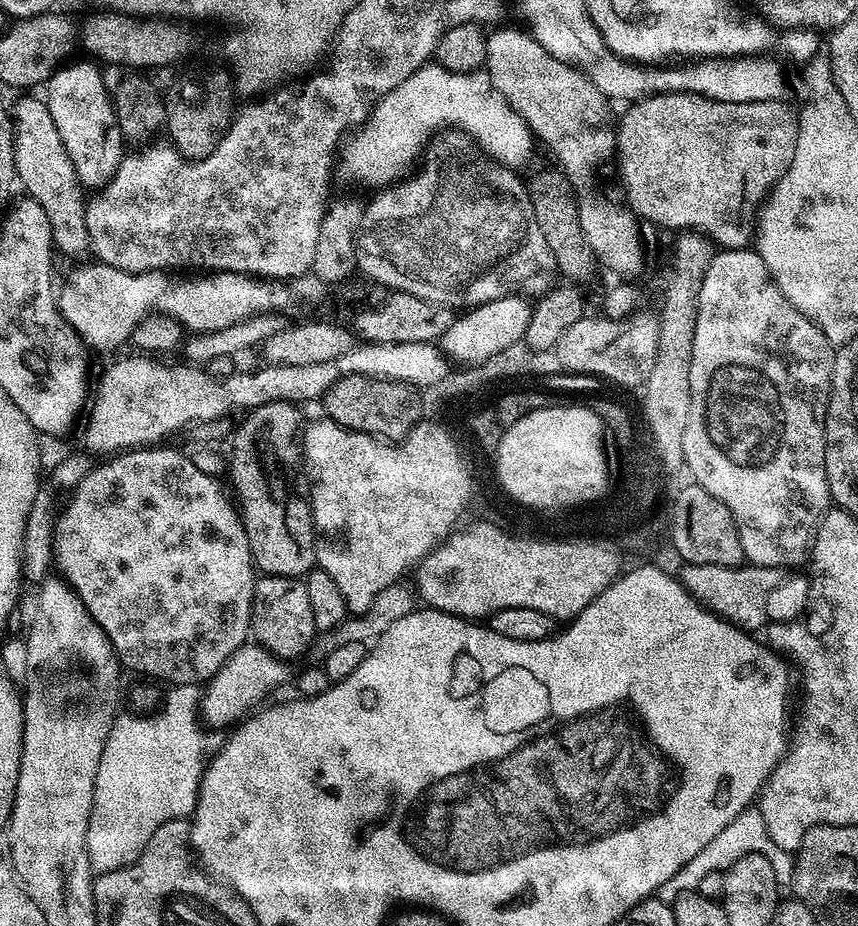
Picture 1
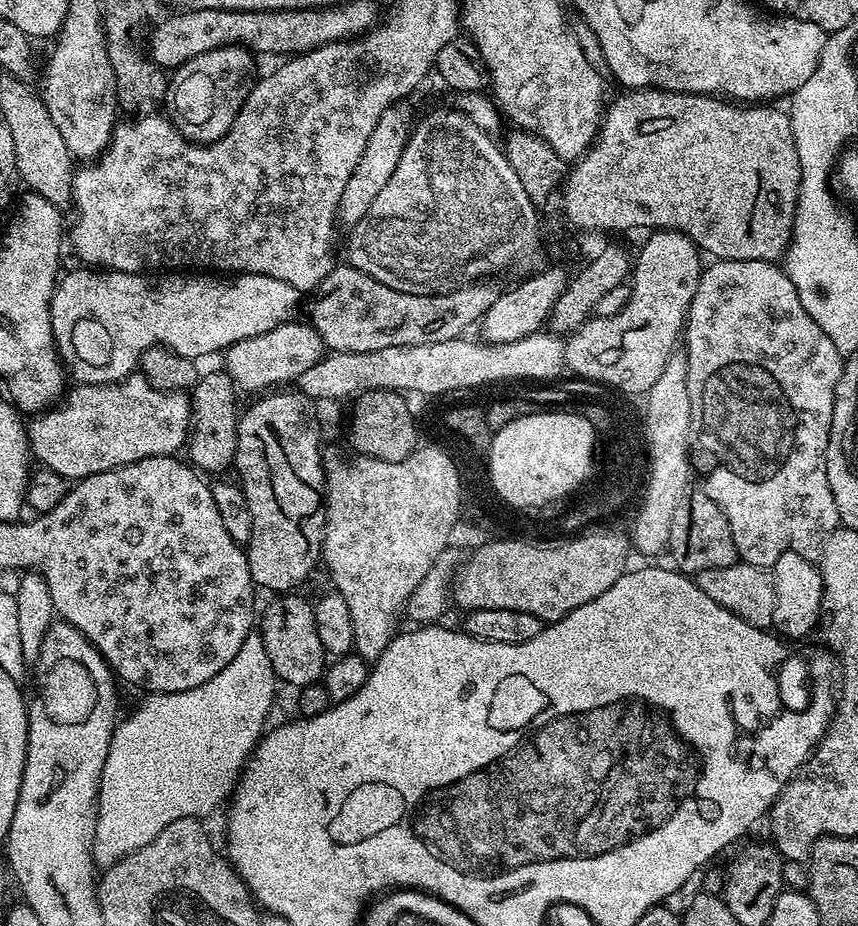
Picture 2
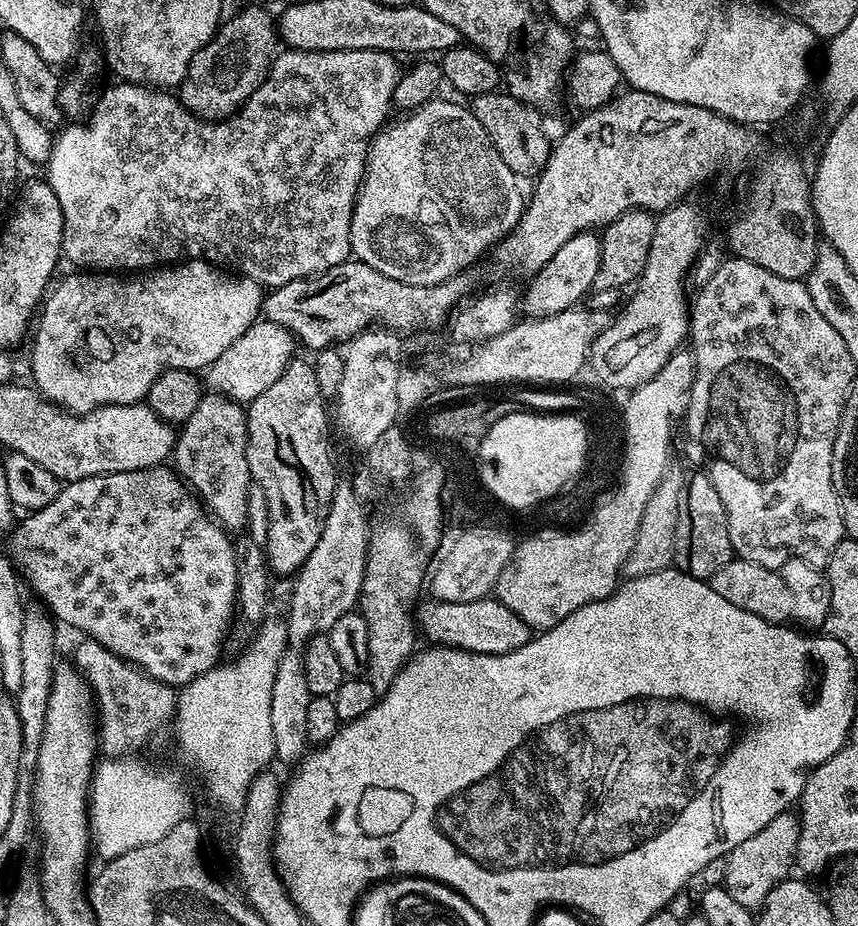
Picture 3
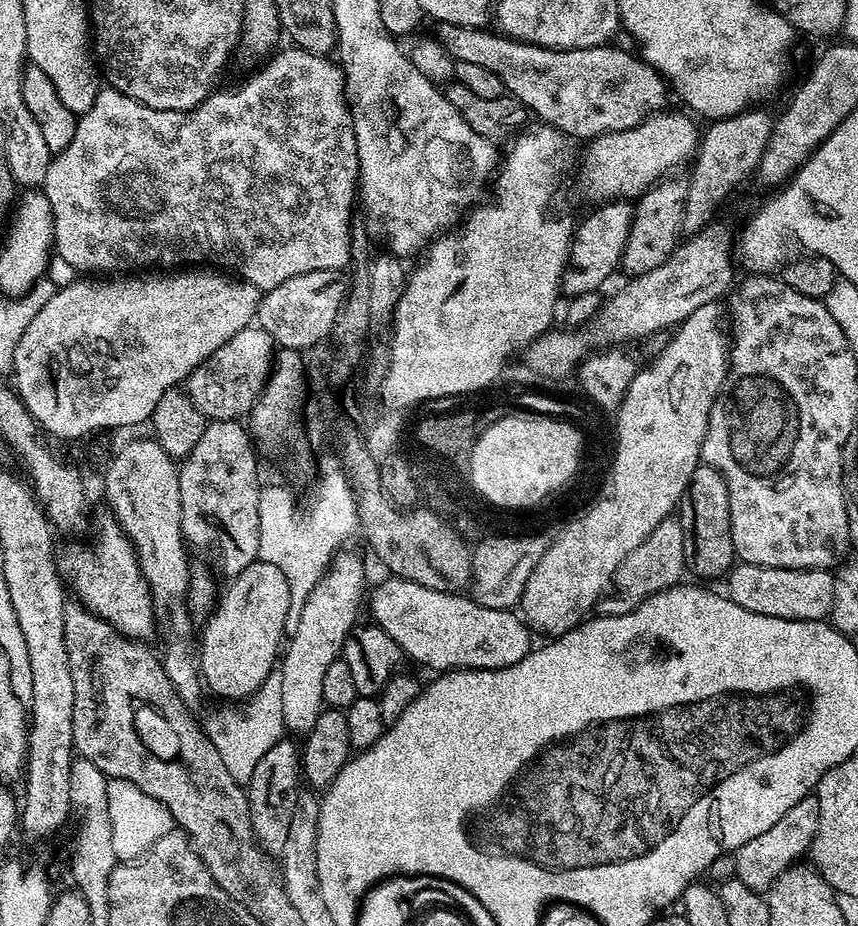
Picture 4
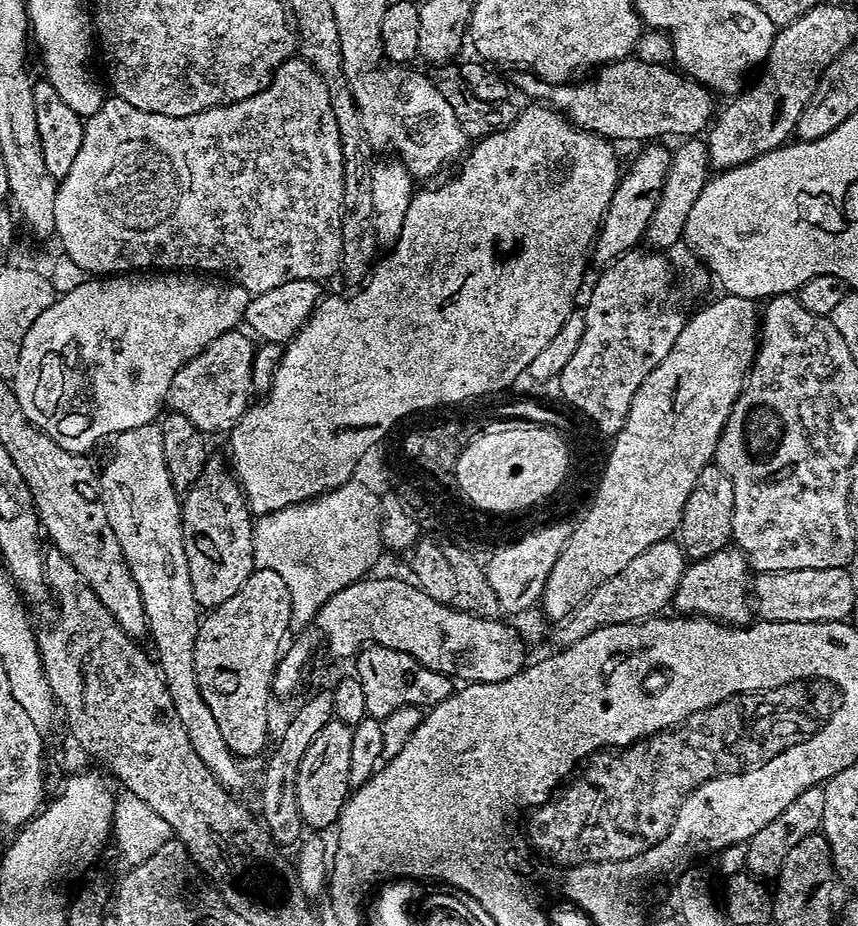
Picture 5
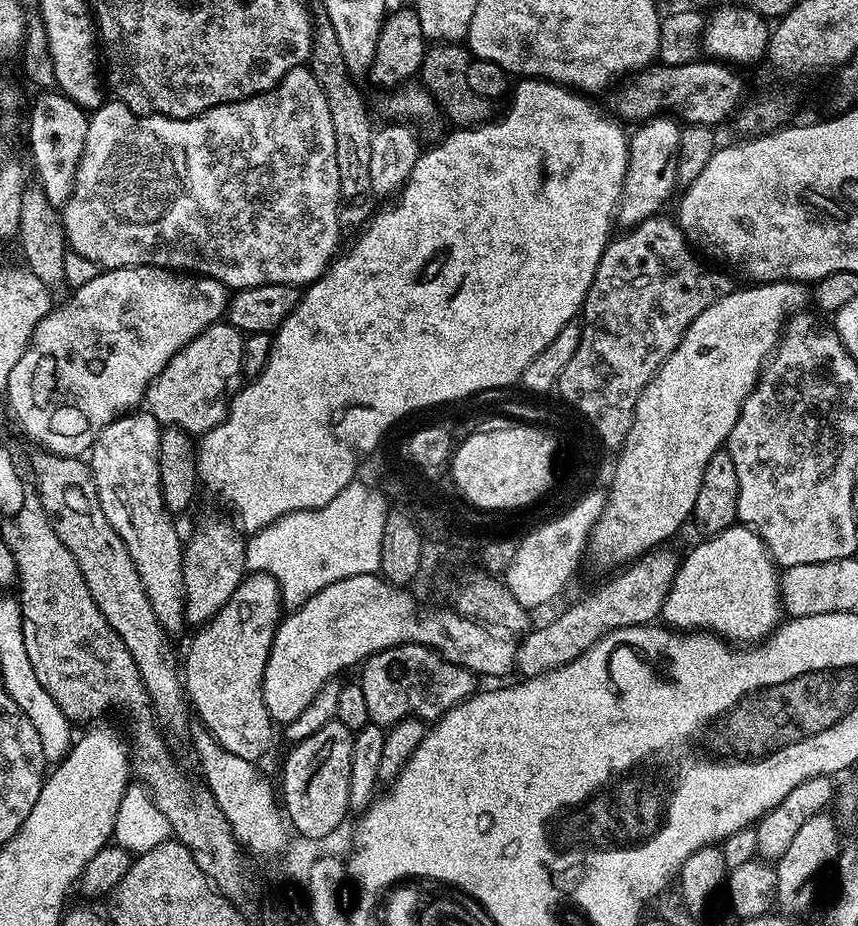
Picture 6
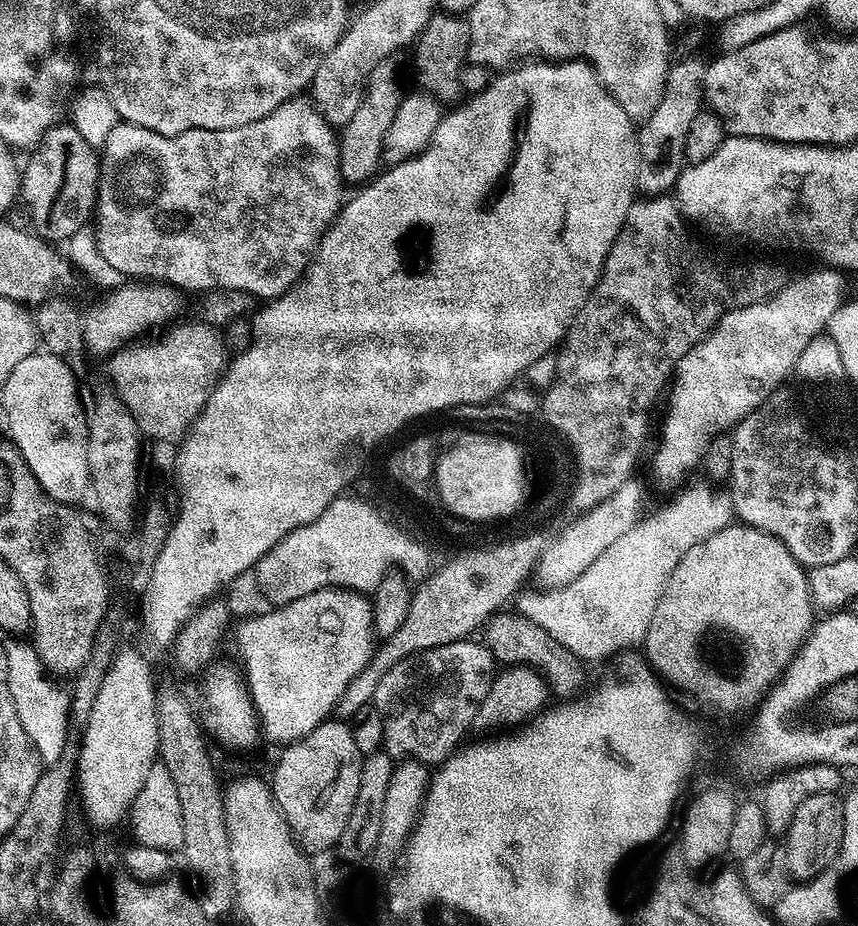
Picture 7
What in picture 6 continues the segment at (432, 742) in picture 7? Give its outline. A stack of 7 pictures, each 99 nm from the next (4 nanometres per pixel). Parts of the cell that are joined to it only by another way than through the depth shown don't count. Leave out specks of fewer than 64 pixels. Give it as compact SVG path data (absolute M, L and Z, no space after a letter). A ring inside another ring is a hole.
M397 644L395 648L376 652L363 661L359 672L358 683L366 698L368 719L381 726L391 726L409 718L435 722L478 688L473 673L449 664L420 644Z

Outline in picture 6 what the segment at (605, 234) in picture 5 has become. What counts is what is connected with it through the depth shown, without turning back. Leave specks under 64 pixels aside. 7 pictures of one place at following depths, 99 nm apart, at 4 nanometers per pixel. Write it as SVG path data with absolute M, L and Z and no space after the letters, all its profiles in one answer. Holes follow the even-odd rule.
M661 114L643 121L637 128L640 129L631 133L628 141L626 178L620 191L620 200L616 203L614 217L615 223L624 230L657 215L663 209L660 207L671 198L672 191L678 188L676 163L681 125L671 115Z

